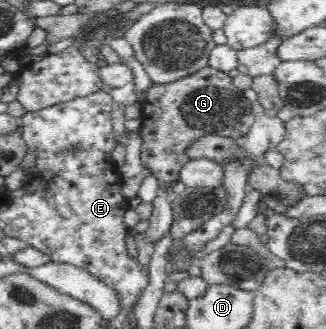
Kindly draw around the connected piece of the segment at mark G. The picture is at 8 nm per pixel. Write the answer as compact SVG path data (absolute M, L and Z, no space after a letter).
M208 66L202 68L198 74L182 78L178 82L166 86L152 86L148 91L147 103L142 115L145 119L140 129L142 139L141 162L144 169L150 171L148 176L155 177L173 185L178 179L179 171L189 162L186 148L194 141L208 135L225 136L228 138L243 139L250 130L258 115L253 112L250 100L245 98L245 91L236 88L233 79L228 73L221 72Z

